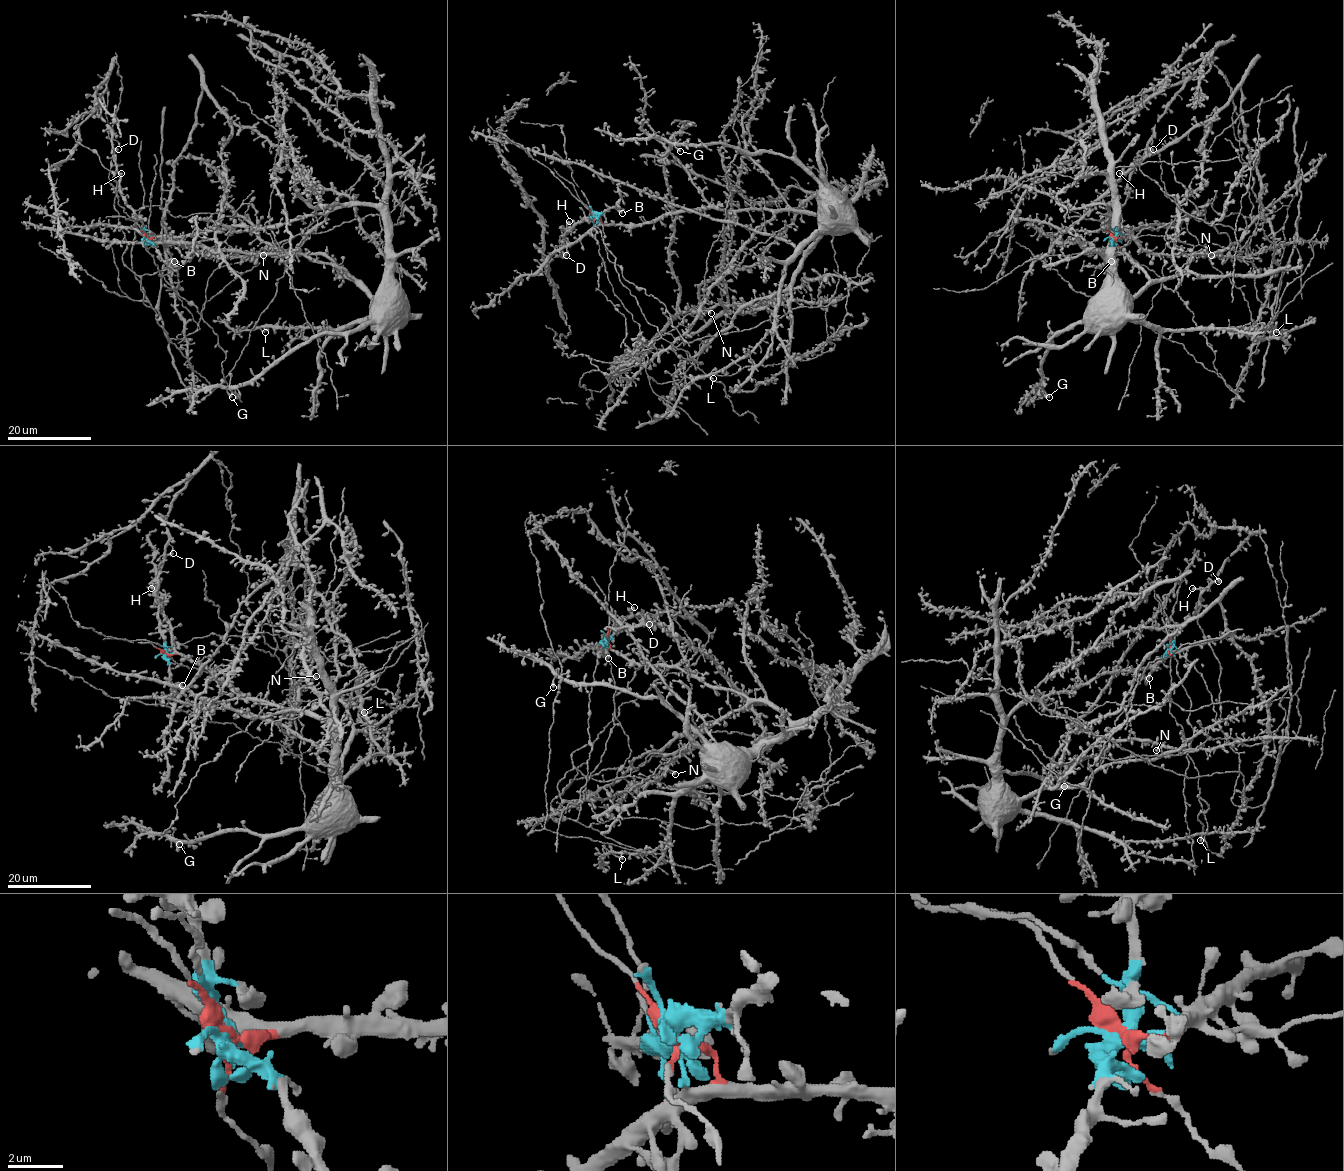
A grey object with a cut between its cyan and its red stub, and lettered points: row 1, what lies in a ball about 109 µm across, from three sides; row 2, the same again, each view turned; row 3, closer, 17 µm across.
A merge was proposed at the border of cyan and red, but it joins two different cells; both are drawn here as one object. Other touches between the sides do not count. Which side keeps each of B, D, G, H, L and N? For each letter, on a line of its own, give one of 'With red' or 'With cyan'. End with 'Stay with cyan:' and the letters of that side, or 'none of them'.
B: With cyan
D: With cyan
G: With red
H: With cyan
L: With red
N: With red
Stay with cyan: B, D, H

